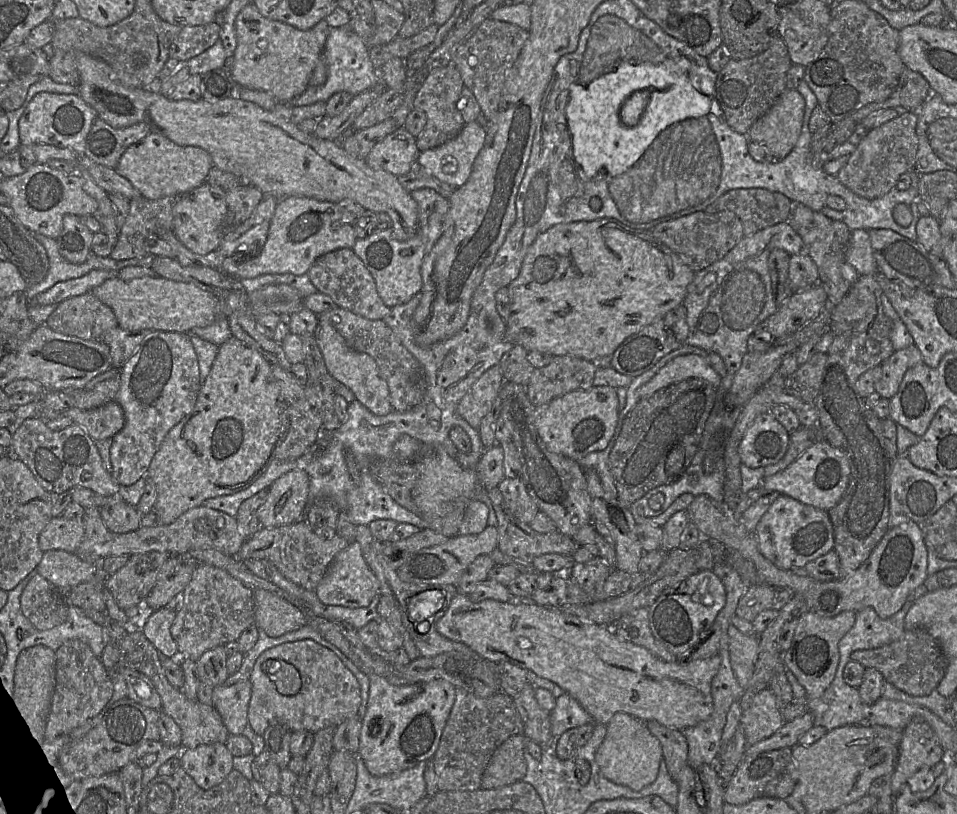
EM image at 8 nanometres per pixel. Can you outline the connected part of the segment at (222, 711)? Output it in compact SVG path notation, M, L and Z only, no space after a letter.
M249 680L230 687L218 686L212 692L212 706L218 712L230 736L242 736L248 725L252 685Z

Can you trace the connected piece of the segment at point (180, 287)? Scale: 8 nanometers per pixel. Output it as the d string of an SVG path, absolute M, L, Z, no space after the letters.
M158 275L129 281L114 276L93 288L91 292L113 310L118 327L128 331L191 333L191 329L207 327L219 317L225 316L222 301L214 294L193 283L173 281Z

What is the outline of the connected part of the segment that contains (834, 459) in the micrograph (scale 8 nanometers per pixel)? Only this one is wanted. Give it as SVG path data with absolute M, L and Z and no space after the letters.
M817 440L792 464L776 474L765 477L761 486L779 492L801 503L829 511L842 498L849 483L850 467L846 456L827 440Z

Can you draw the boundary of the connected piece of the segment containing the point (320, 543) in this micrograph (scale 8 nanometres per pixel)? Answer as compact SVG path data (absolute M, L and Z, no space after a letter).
M300 519L277 528L260 528L251 538L245 540L235 557L243 562L249 559L267 560L286 579L306 590L315 591L335 556L348 545L349 542L339 535L322 538L312 530L306 519Z

